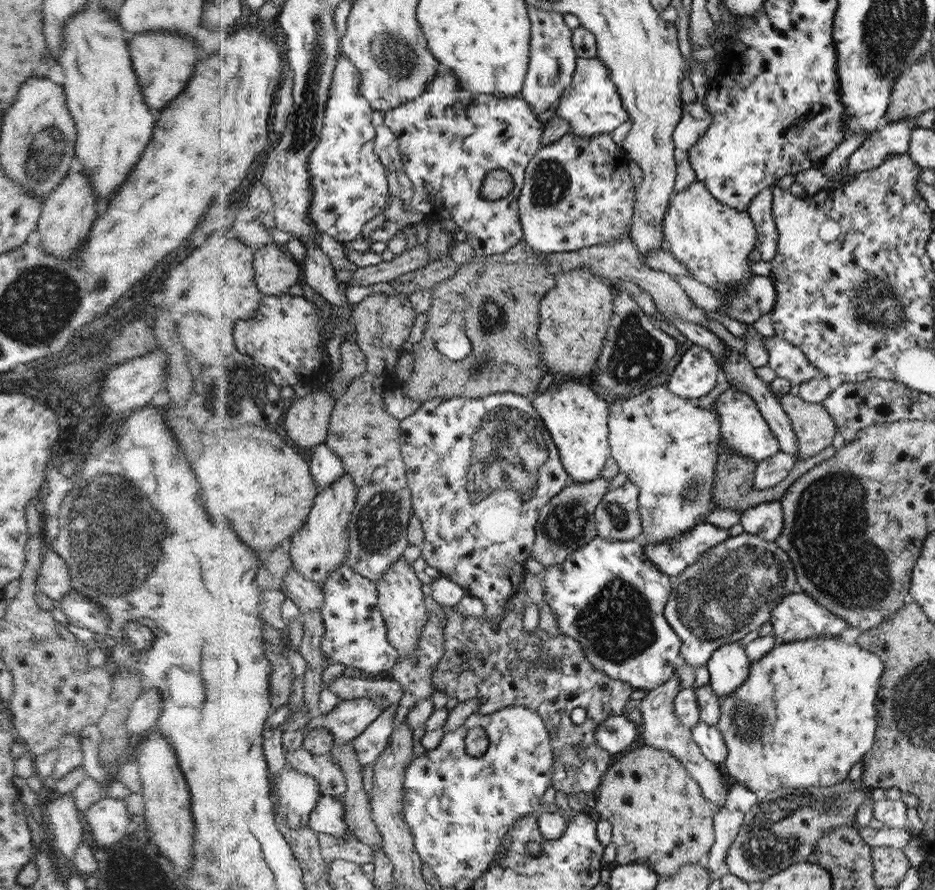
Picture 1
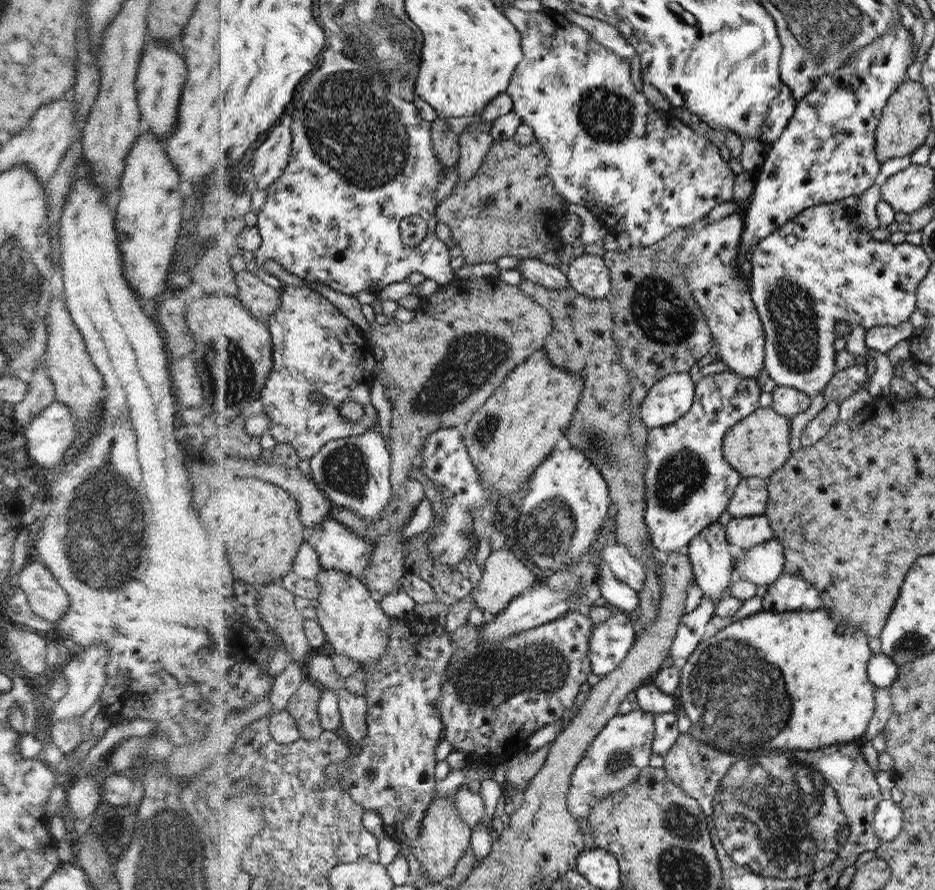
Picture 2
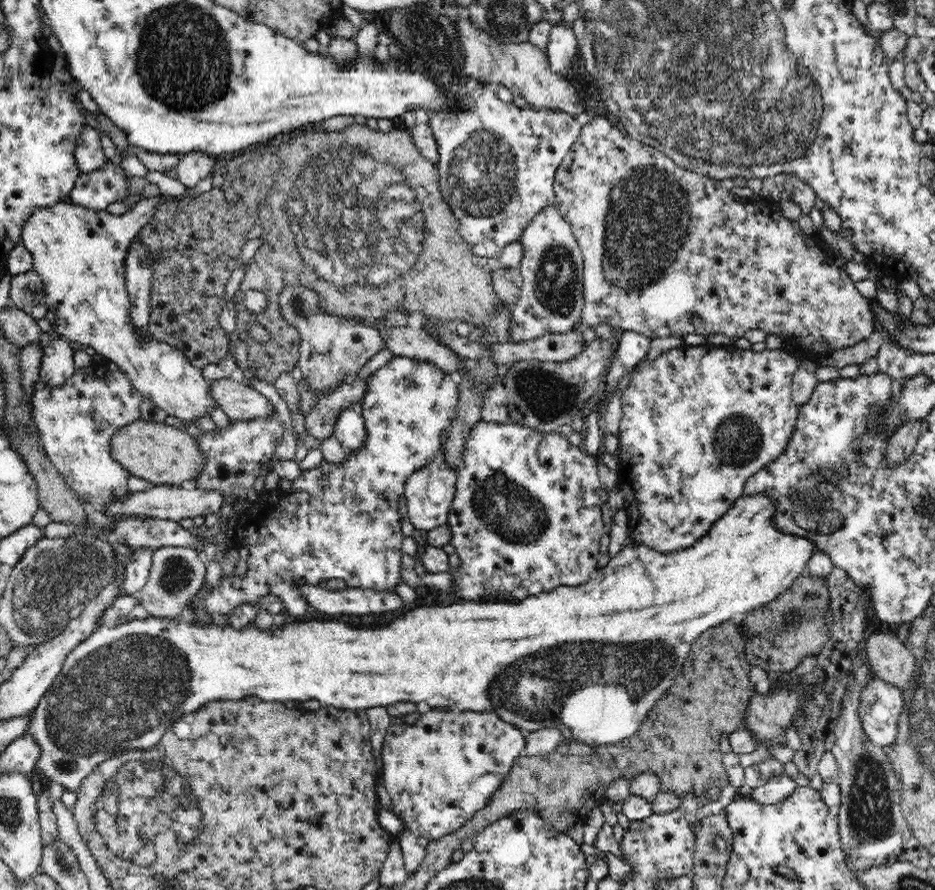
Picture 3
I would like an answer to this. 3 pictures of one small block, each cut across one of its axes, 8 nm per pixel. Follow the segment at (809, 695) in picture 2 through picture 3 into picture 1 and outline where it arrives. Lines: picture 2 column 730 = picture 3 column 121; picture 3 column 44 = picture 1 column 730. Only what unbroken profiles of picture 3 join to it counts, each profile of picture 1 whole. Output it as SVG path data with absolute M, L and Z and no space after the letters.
M819 636L810 639L792 641L776 645L768 655L764 655L760 660L749 664L750 674L748 680L734 692L726 695L720 700L720 720L715 724L724 739L724 745L728 749L727 758L723 760L727 766L727 772L736 778L739 784L751 789L752 792L759 793L774 792L780 788L810 788L816 786L834 786L842 782L850 768L862 760L862 756L871 750L872 742L875 742L875 732L878 730L878 708L876 708L876 698L878 698L879 688L882 683L883 672L886 665L883 659L875 653L868 652L858 643L850 644L839 637Z

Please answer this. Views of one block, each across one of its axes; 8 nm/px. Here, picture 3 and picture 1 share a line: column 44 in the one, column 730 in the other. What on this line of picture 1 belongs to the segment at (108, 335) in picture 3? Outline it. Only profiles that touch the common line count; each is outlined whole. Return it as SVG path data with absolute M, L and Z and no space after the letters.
M697 179L690 187L672 196L665 218L665 234L667 234L667 242L664 247L672 252L676 260L682 262L682 265L688 269L691 278L703 282L708 288L717 288L717 291L721 292L723 298L720 298L718 310L724 314L724 307L731 303L724 298L734 296L739 290L737 286L745 284L747 280L751 279L750 257L751 252L758 246L758 230L754 227L750 216L747 212L738 212L738 210L716 201L707 185Z

